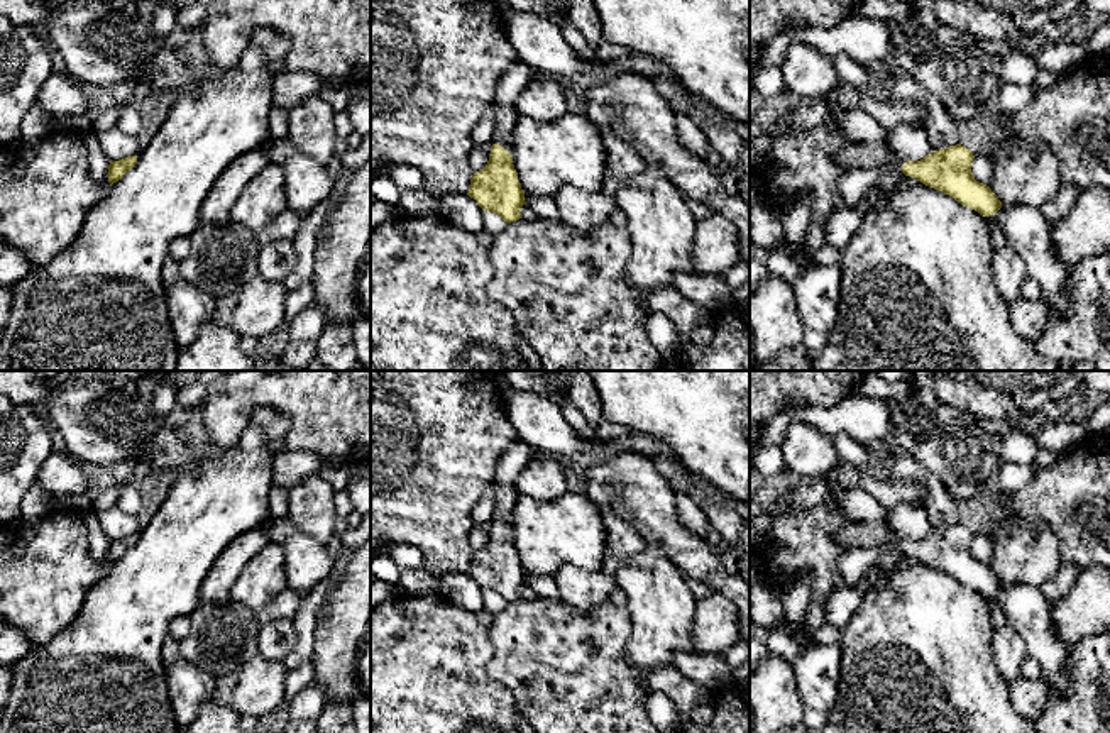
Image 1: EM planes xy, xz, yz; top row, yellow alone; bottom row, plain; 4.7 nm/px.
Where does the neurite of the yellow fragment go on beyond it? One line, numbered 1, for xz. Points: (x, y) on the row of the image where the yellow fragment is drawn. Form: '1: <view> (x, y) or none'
1: xz (516, 77)

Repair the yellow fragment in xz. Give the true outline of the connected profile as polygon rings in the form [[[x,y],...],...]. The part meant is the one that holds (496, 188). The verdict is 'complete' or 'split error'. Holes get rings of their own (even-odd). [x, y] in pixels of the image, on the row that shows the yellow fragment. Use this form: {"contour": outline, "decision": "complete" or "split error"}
{"contour": [[[514,58],[499,78],[492,103],[496,130],[489,161],[481,171],[474,173],[467,193],[482,210],[497,213],[506,223],[519,220],[521,207],[526,205],[508,147],[514,122],[519,117],[514,108],[514,98],[530,83],[533,74],[535,69],[530,64]]], "decision": "split error"}

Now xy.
{"contour": [[[129,156],[125,159],[110,161],[108,166],[108,183],[113,185],[124,178],[137,164],[137,156]]], "decision": "complete"}

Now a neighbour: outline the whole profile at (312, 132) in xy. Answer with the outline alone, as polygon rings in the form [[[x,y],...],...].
[[[320,93],[308,96],[289,112],[289,142],[305,156],[327,164],[335,156],[333,115]]]

